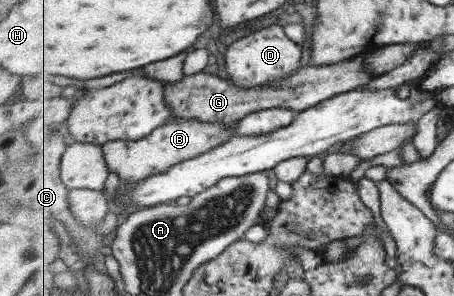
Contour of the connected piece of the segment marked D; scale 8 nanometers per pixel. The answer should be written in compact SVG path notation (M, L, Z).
M278 22L253 31L227 46L224 51L224 62L228 77L236 81L236 84L247 88L287 78L301 68L303 50L299 47L300 44L287 36L284 27L284 24Z

